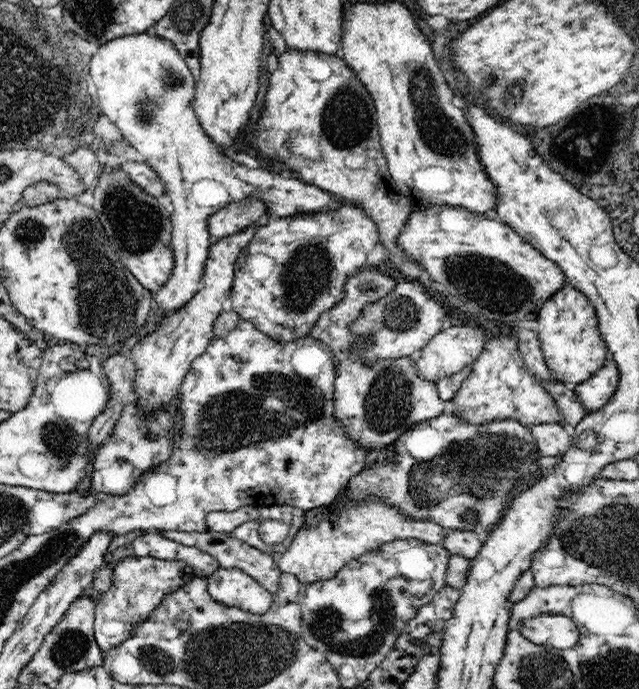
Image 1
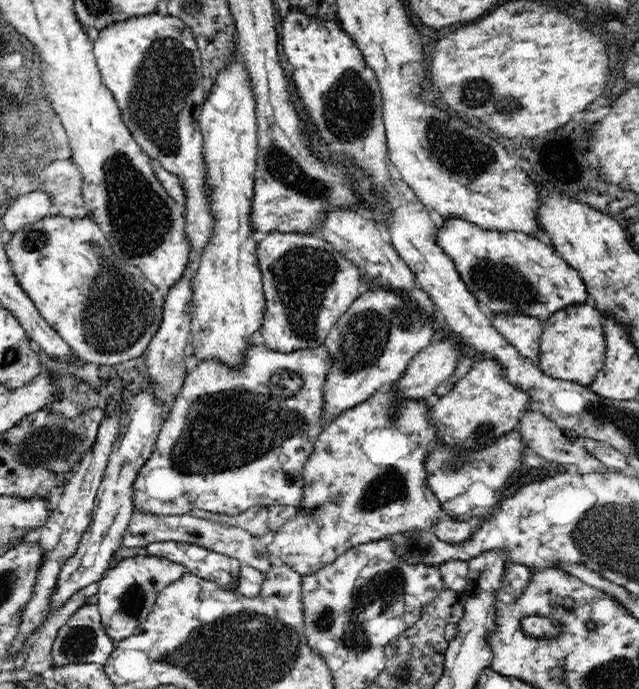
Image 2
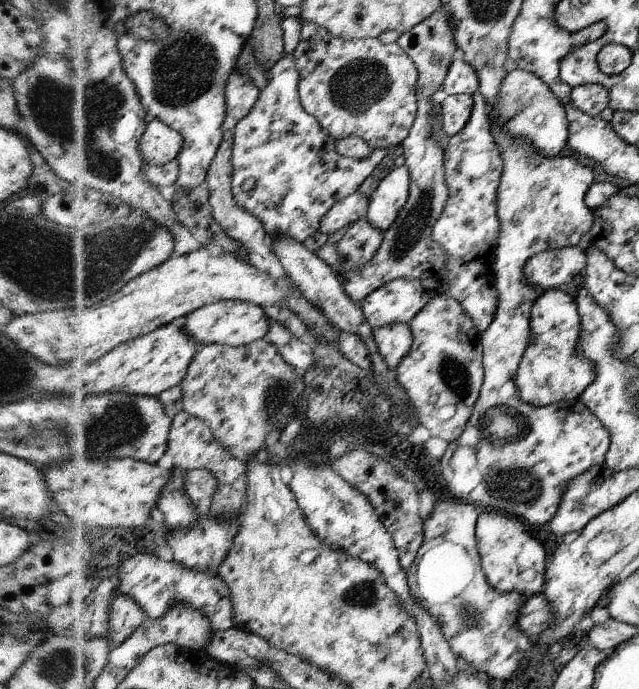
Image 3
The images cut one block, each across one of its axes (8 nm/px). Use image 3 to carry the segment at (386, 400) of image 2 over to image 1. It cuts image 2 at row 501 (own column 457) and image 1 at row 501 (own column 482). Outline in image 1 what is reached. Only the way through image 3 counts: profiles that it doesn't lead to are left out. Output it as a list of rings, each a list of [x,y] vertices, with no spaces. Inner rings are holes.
[[[346,494],[342,503],[328,504],[325,508],[319,522],[300,528],[287,550],[276,558],[281,573],[296,576],[300,583],[334,578],[351,559],[359,558],[368,550],[378,550],[386,542],[418,539],[438,545],[444,542],[446,535],[446,530],[438,523],[429,518],[409,518],[397,507],[389,506],[380,495],[368,494],[358,499]]]

